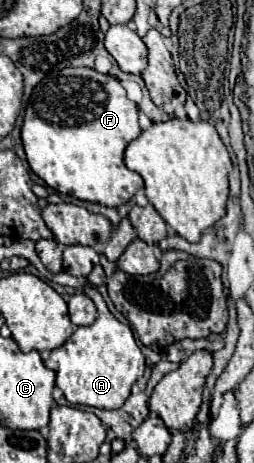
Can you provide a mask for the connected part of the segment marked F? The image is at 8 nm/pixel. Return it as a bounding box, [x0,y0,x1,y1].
[22,67,144,207]

